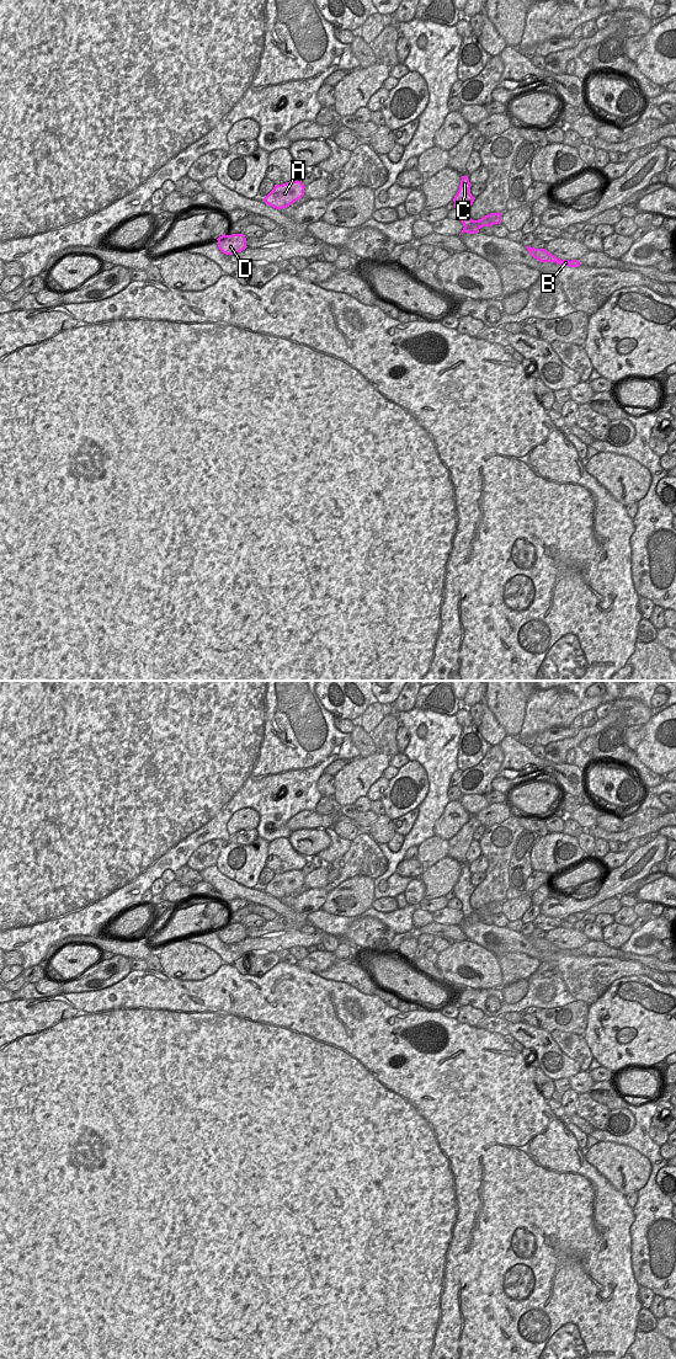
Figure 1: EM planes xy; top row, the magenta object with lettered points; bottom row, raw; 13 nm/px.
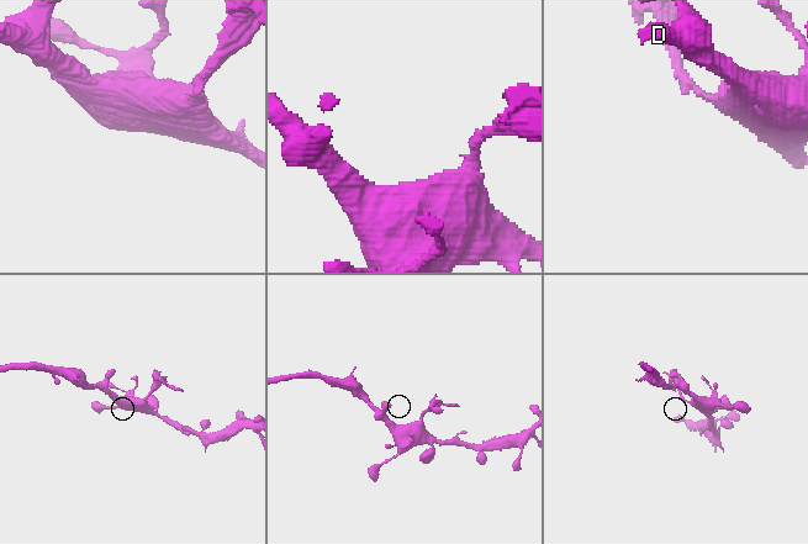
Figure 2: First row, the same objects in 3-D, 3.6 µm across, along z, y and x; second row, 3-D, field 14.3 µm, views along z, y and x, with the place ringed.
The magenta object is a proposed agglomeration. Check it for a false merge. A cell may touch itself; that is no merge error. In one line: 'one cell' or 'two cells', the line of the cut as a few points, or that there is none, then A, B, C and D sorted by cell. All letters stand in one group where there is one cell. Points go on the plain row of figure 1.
two cells; cut in xy along (474, 910), (464, 917); A D / B C

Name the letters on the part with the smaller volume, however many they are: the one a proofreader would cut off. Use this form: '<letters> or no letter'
B, C

